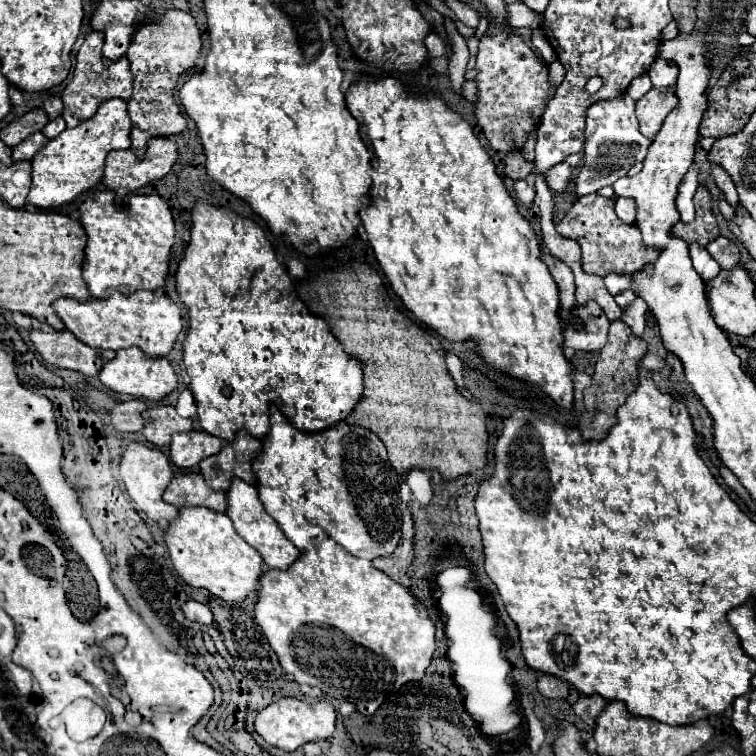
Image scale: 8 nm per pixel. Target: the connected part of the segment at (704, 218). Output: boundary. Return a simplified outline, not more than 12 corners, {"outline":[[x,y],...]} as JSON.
{"outline":[[702,184],[694,194],[696,218],[678,220],[672,236],[706,248],[720,228],[710,192]]}

